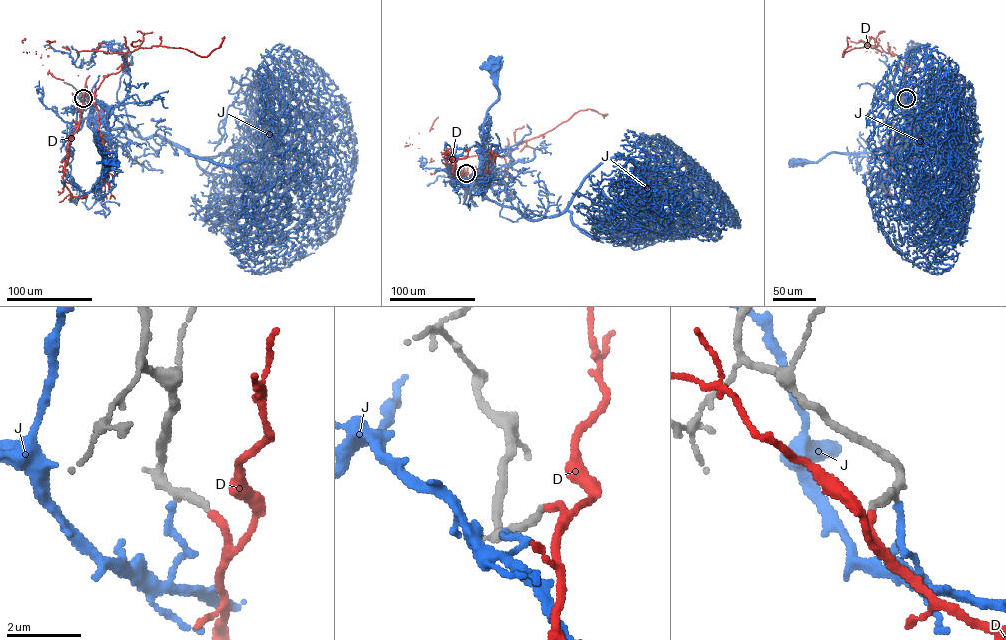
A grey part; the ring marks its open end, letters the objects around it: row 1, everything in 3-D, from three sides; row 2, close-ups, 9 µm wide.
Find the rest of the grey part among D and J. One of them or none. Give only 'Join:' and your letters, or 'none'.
Join: D

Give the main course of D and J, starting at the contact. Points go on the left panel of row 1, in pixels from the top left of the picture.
D: (83, 98), (91, 101), (104, 78), (121, 70), (125, 57), (63, 47), (49, 56), (23, 51), (55, 41)
J: (82, 98), (92, 110), (91, 117), (96, 124), (94, 141), (101, 153), (115, 152), (112, 161)

